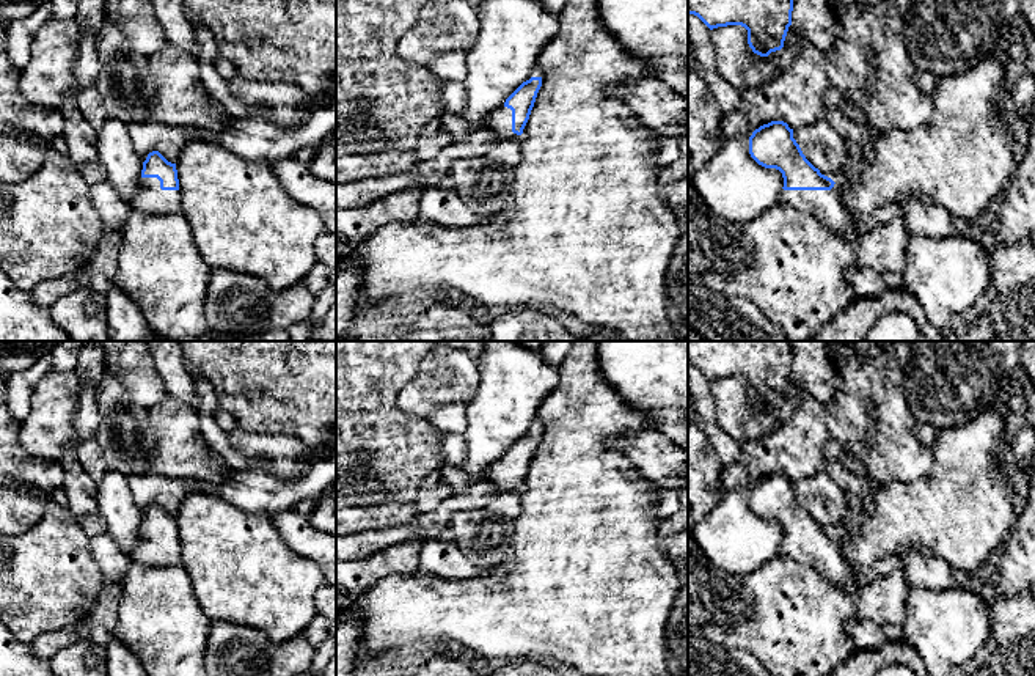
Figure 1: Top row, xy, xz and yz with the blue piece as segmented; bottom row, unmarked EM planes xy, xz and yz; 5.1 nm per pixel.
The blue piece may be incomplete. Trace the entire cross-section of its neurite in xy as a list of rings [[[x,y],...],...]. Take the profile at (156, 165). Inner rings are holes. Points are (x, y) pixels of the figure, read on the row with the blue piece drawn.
[[[159,151],[148,154],[141,170],[141,189],[126,200],[140,214],[174,214],[181,211],[181,192],[176,163]]]

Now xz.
[[[536,66],[506,102],[485,118],[482,126],[492,129],[499,141],[520,140],[540,86],[542,72],[539,66]]]

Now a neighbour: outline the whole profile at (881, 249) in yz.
[[[902,217],[876,223],[854,242],[859,264],[876,274],[892,272],[902,275],[908,234],[909,231]]]

